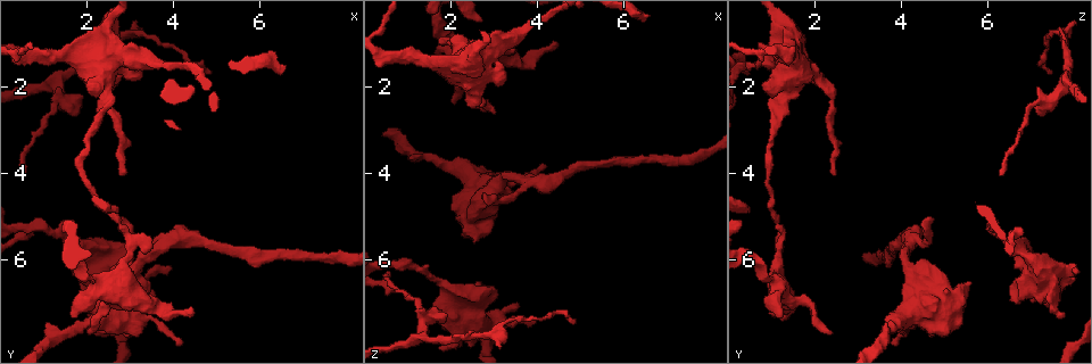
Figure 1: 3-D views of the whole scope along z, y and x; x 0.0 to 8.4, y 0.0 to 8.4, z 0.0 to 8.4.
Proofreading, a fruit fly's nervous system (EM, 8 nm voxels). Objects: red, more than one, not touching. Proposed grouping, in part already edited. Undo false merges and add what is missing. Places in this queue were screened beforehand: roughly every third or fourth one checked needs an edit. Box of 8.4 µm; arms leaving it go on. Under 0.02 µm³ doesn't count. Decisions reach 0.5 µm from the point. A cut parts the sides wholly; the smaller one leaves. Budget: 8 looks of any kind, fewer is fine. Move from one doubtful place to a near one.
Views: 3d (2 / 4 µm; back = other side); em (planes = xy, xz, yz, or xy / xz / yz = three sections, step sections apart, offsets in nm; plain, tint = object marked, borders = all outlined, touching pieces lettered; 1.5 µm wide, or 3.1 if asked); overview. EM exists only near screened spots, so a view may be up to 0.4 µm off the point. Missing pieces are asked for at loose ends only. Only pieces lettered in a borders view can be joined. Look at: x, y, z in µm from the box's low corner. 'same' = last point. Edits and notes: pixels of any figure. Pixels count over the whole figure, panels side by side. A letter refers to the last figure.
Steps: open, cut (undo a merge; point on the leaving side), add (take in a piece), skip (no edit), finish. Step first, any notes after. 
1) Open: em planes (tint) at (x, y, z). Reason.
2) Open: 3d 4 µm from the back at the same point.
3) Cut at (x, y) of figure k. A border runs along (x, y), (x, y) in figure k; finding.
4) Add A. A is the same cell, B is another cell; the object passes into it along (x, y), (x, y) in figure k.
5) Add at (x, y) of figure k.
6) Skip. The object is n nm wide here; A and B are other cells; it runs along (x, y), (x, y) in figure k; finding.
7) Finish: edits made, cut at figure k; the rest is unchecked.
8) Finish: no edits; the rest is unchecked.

Open: 3d 4 µm at (2.95, 5.80, 1.20). Calibre changes.

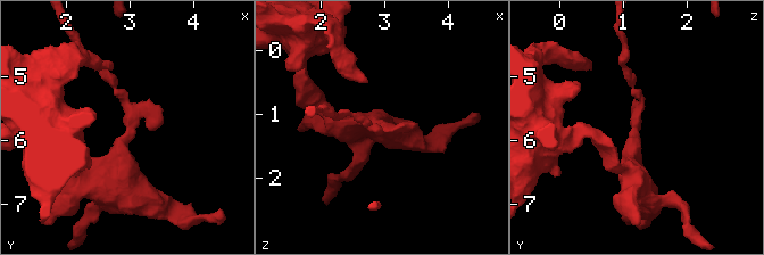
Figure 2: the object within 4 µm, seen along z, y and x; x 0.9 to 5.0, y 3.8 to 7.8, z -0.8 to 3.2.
Open: em planes (borders) at (3.00, 5.80, 1.20). Now the EM.

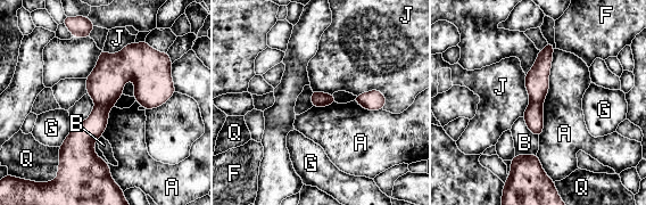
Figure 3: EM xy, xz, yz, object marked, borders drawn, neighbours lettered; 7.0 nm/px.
Cut at (85, 133) of figure 3. A, B, F, G, J and Q are other cells; a border runs along (96, 103), (112, 107) in figure 3; two cells meet here.

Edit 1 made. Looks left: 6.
Open: 3d 2 µm at (4.00, 6.20, 7.50). Branch stops here.

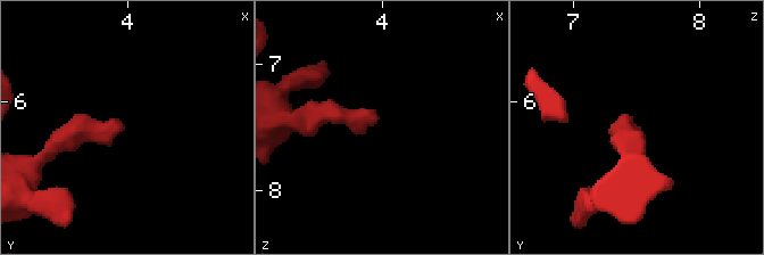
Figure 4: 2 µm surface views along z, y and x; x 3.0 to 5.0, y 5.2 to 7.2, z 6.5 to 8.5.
Open: em planes (borders) at (3.96, 6.20, 7.48).

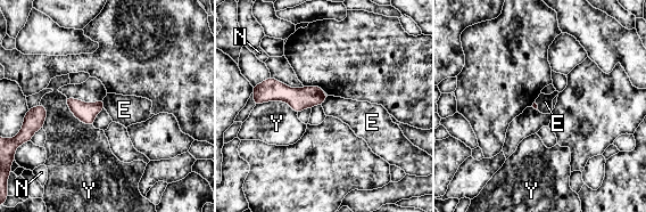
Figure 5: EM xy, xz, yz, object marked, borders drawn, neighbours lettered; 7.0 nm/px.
Skip. E, N and Y are other cells; none of them fits.

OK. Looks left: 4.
Open: em planes (borders) at (2.80, 5.00, 4.70).

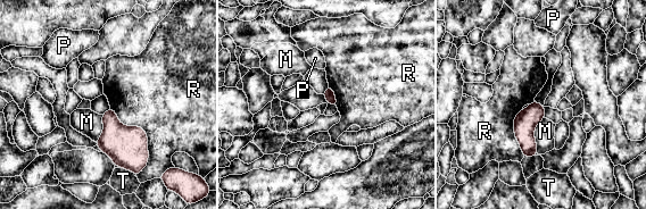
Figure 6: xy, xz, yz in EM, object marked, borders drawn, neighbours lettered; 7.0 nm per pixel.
Skip. M, P, R and T are other cells; a border runs along (110, 107), (147, 136), (137, 175) in figure 6; none of them fits.

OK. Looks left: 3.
Finish: edits made, cut at figure 3; the rest is unchecked.

